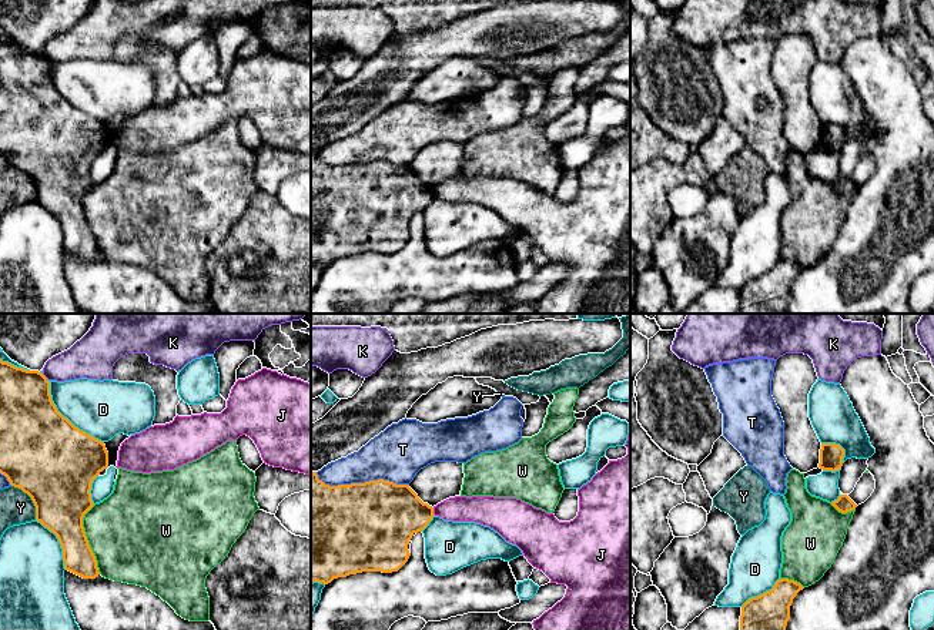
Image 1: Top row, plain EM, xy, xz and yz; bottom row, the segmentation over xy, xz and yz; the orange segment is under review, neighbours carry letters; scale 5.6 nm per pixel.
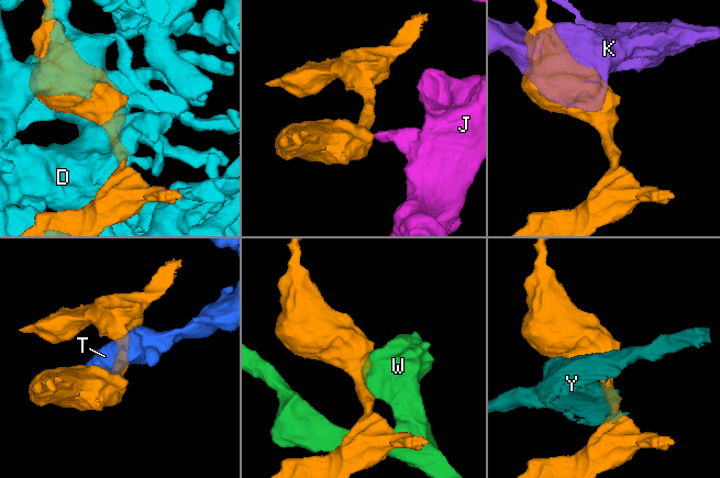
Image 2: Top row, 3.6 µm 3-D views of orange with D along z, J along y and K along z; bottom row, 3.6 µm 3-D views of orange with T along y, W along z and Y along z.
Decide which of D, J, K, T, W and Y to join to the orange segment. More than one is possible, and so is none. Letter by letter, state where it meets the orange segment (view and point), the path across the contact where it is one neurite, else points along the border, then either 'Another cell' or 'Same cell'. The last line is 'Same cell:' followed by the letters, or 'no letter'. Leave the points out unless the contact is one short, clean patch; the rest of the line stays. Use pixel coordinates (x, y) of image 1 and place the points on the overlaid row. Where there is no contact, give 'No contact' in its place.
D: Touches orange at xy (66, 418). Another cell
J: Touches orange at xz (432, 512). Boundary: xz (432, 508), (435, 515). Another cell
K: Touches orange at xy (43, 375). Boundary: xy (42, 374), (47, 378). Another cell
T: Touches orange at xz (361, 483). Another cell
W: Touches orange at xy (86, 539). Another cell
Y: Touches orange at xy (32, 499). Another cell
Same cell: no letter

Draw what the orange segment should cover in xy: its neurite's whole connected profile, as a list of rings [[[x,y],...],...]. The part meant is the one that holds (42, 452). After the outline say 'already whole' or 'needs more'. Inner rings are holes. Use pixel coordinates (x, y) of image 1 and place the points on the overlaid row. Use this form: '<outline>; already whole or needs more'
[[[0,359],[0,473],[11,486],[31,497],[36,520],[53,532],[61,544],[64,569],[83,579],[96,579],[100,574],[83,527],[83,517],[94,506],[91,483],[107,468],[108,452],[104,442],[80,430],[57,410],[47,378],[39,371],[17,368]]]; already whole

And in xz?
[[[311,473],[311,583],[328,584],[334,579],[362,572],[398,572],[409,559],[409,540],[433,517],[433,507],[424,503],[409,485],[378,479],[365,483],[329,486]]]; already whole

